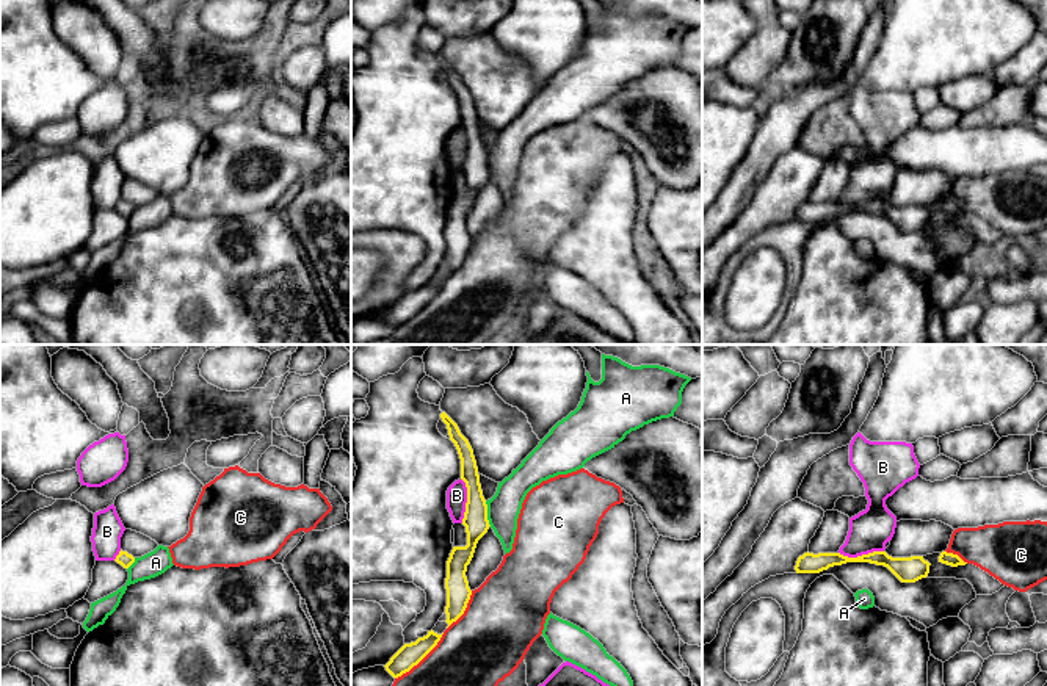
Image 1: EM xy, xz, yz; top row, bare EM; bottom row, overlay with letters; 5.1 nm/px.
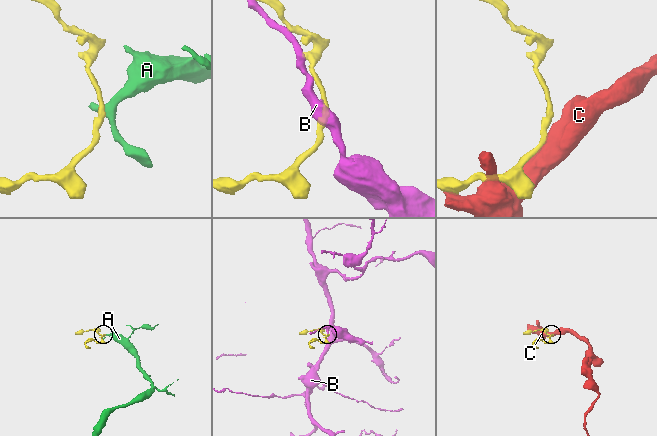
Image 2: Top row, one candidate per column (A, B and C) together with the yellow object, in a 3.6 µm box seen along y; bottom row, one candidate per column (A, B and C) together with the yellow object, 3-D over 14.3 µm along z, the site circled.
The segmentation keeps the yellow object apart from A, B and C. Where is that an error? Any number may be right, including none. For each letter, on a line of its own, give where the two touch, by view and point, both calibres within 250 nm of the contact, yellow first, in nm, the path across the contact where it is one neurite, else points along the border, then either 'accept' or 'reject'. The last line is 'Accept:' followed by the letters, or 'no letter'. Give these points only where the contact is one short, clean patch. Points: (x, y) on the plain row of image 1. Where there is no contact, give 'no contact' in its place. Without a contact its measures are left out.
A: xz (486, 163) | 130/170 nm | along xz (485, 151), (491, 174) | reject
B: yz (862, 204) | 130/220 nm | along yz (883, 199), (856, 205), (839, 202) | reject
C: xz (420, 309) | 120/400 nm | reject
Accept: no letter

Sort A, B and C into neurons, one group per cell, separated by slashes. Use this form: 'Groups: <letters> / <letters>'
Groups: A / B / C

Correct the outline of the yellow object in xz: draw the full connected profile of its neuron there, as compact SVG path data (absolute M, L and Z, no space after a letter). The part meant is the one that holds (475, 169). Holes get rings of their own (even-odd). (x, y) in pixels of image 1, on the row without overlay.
M440 63L442 70L447 74L450 89L455 92L461 108L461 128L467 136L467 152L462 174L467 182L466 196L453 196L447 210L447 273L448 276L456 271L466 260L472 240L466 226L467 215L470 213L478 190L487 182L487 153L483 146L480 124L473 99L469 89L461 83L458 74L445 63Z

